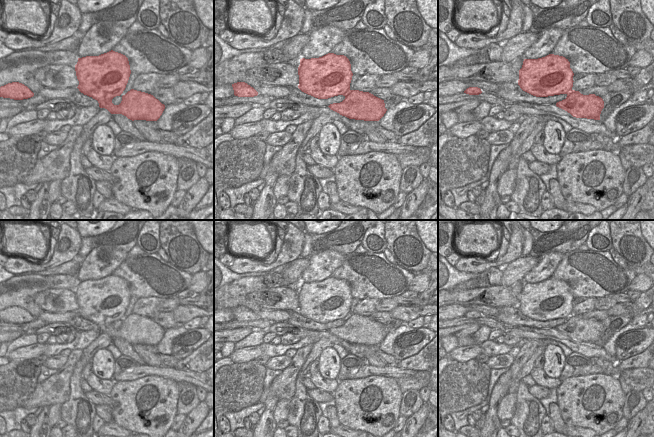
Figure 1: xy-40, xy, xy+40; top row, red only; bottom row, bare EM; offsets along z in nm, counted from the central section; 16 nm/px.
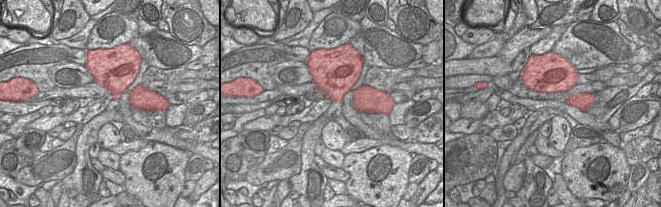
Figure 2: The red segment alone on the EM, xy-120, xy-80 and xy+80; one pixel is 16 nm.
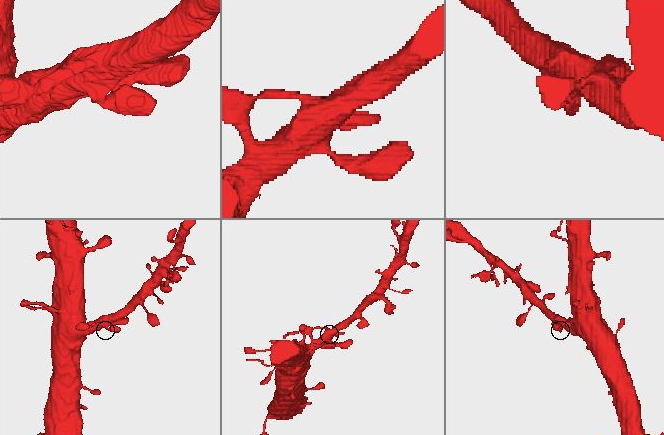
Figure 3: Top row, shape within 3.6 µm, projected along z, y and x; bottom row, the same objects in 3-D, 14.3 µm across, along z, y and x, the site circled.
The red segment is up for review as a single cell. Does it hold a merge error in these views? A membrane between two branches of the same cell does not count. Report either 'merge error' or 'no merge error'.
no merge error

